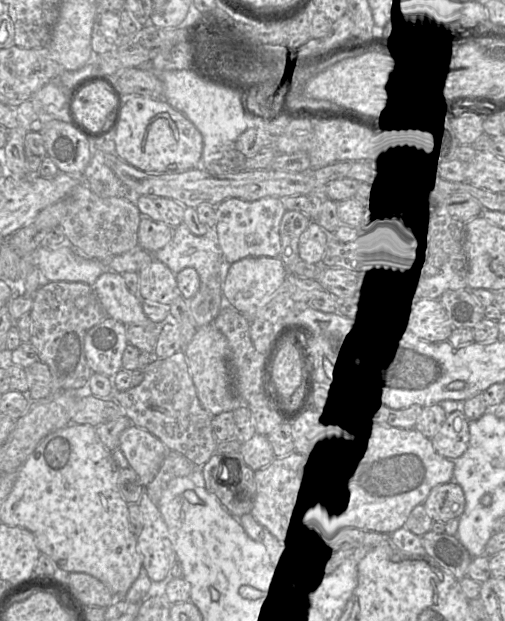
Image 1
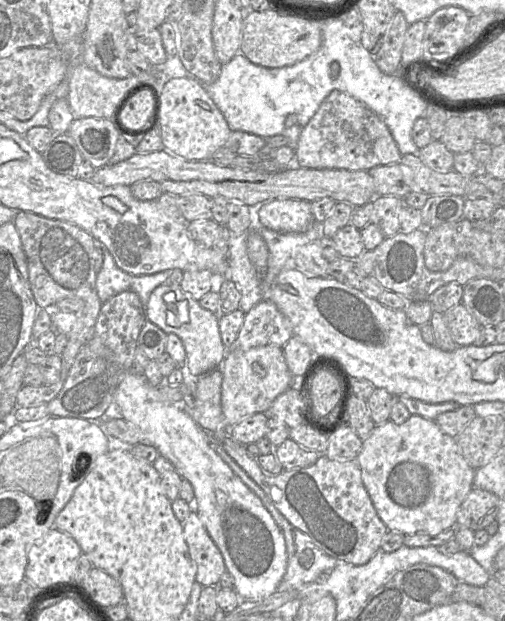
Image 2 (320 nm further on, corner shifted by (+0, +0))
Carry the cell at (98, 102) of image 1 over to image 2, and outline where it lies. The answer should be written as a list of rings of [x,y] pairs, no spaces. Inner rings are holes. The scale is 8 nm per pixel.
[[[143,90],[132,97],[120,114],[122,123],[129,128],[148,126],[158,112],[158,94]]]

